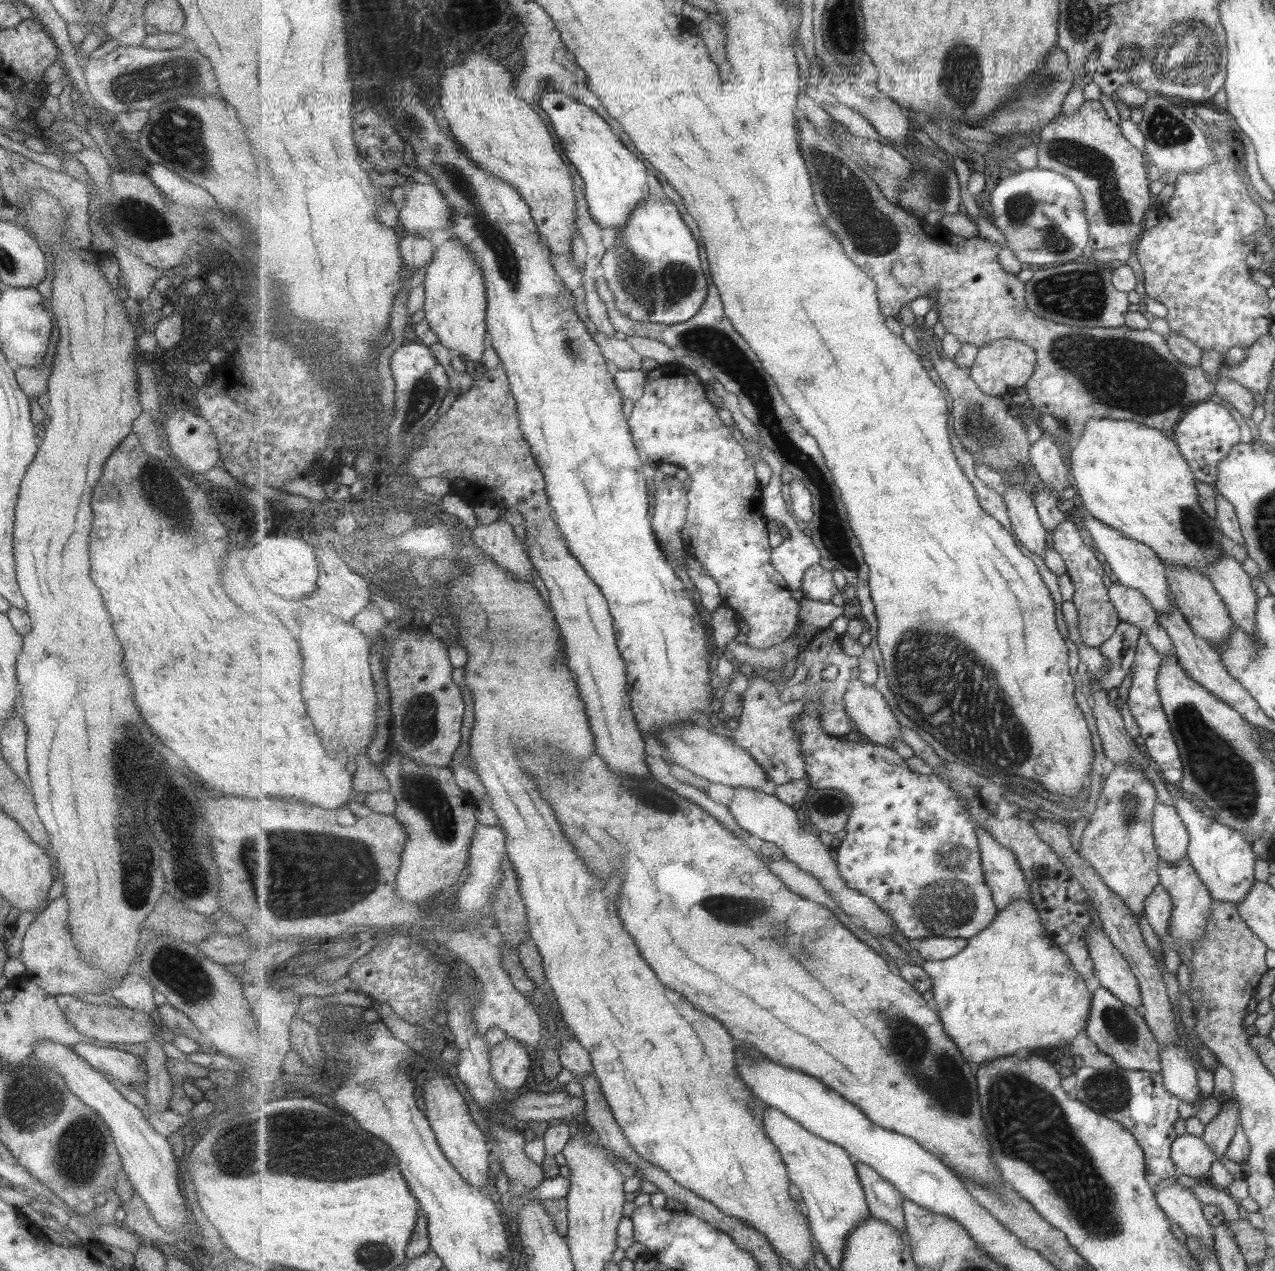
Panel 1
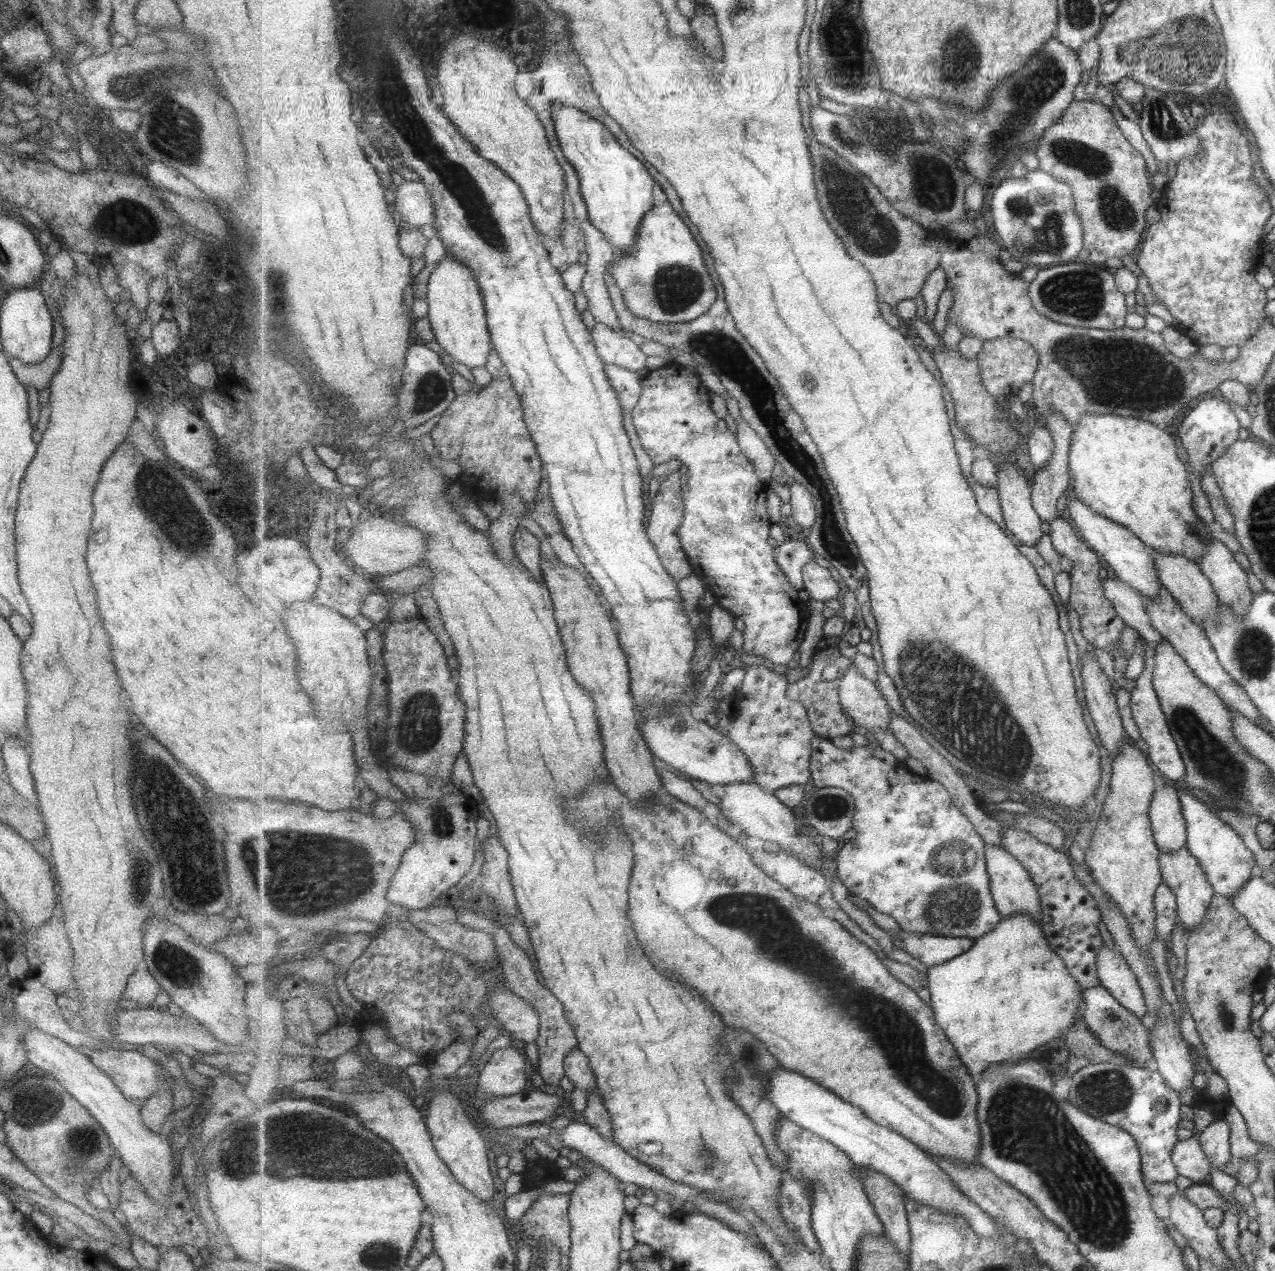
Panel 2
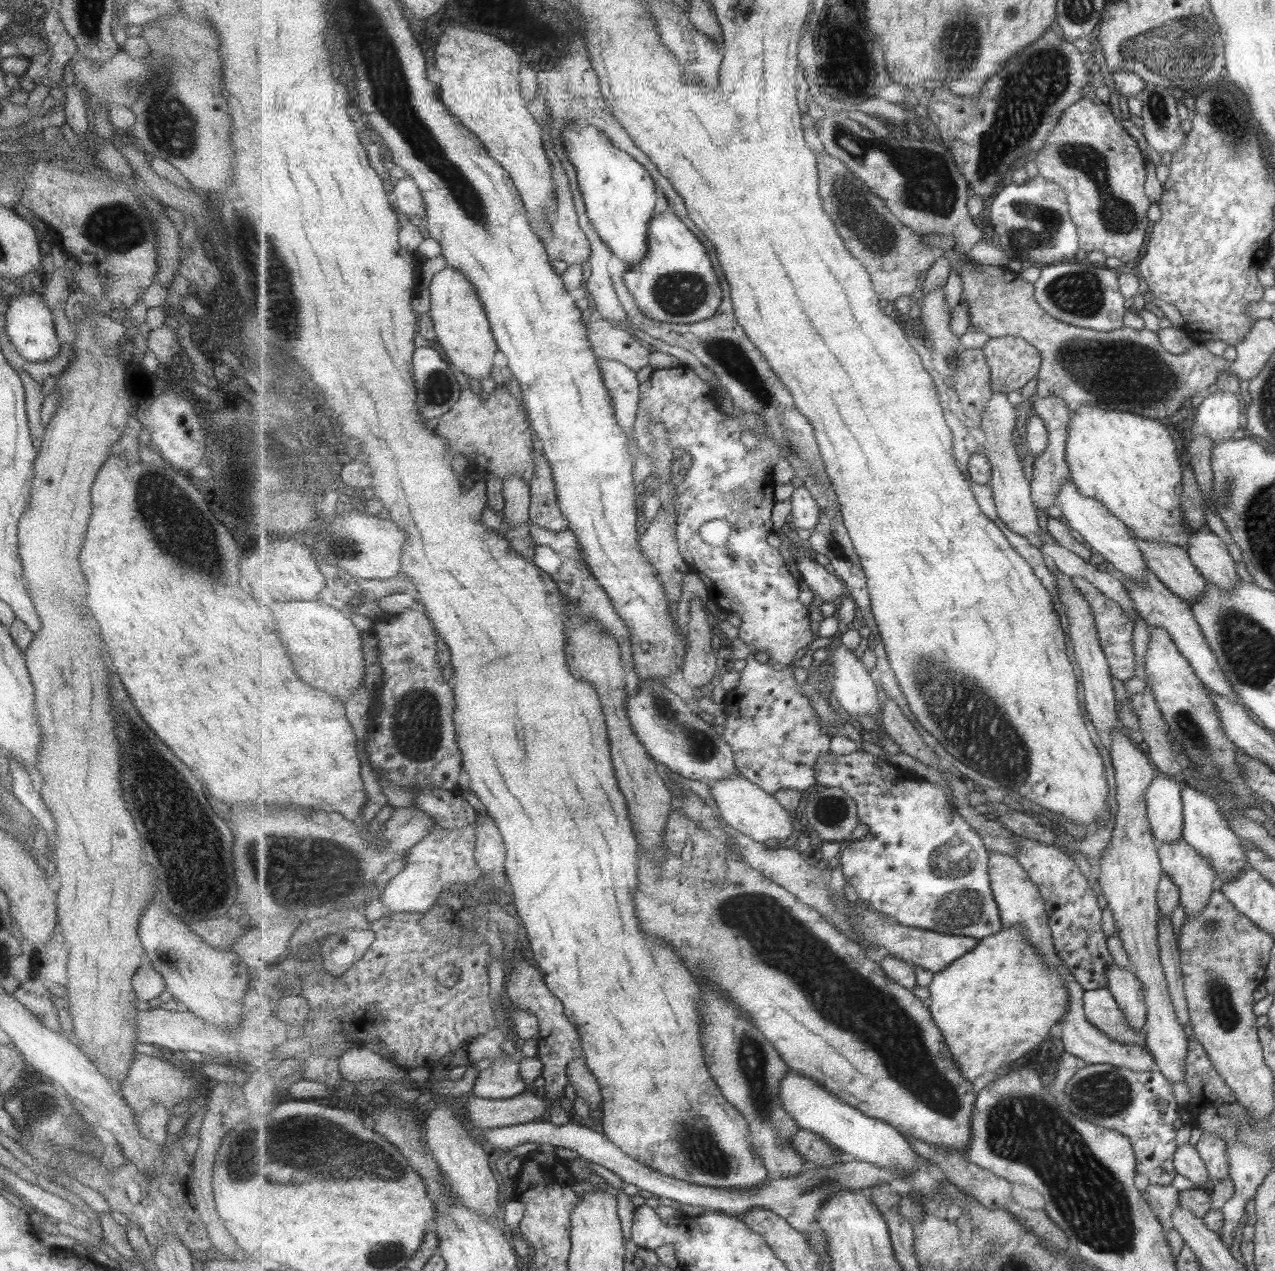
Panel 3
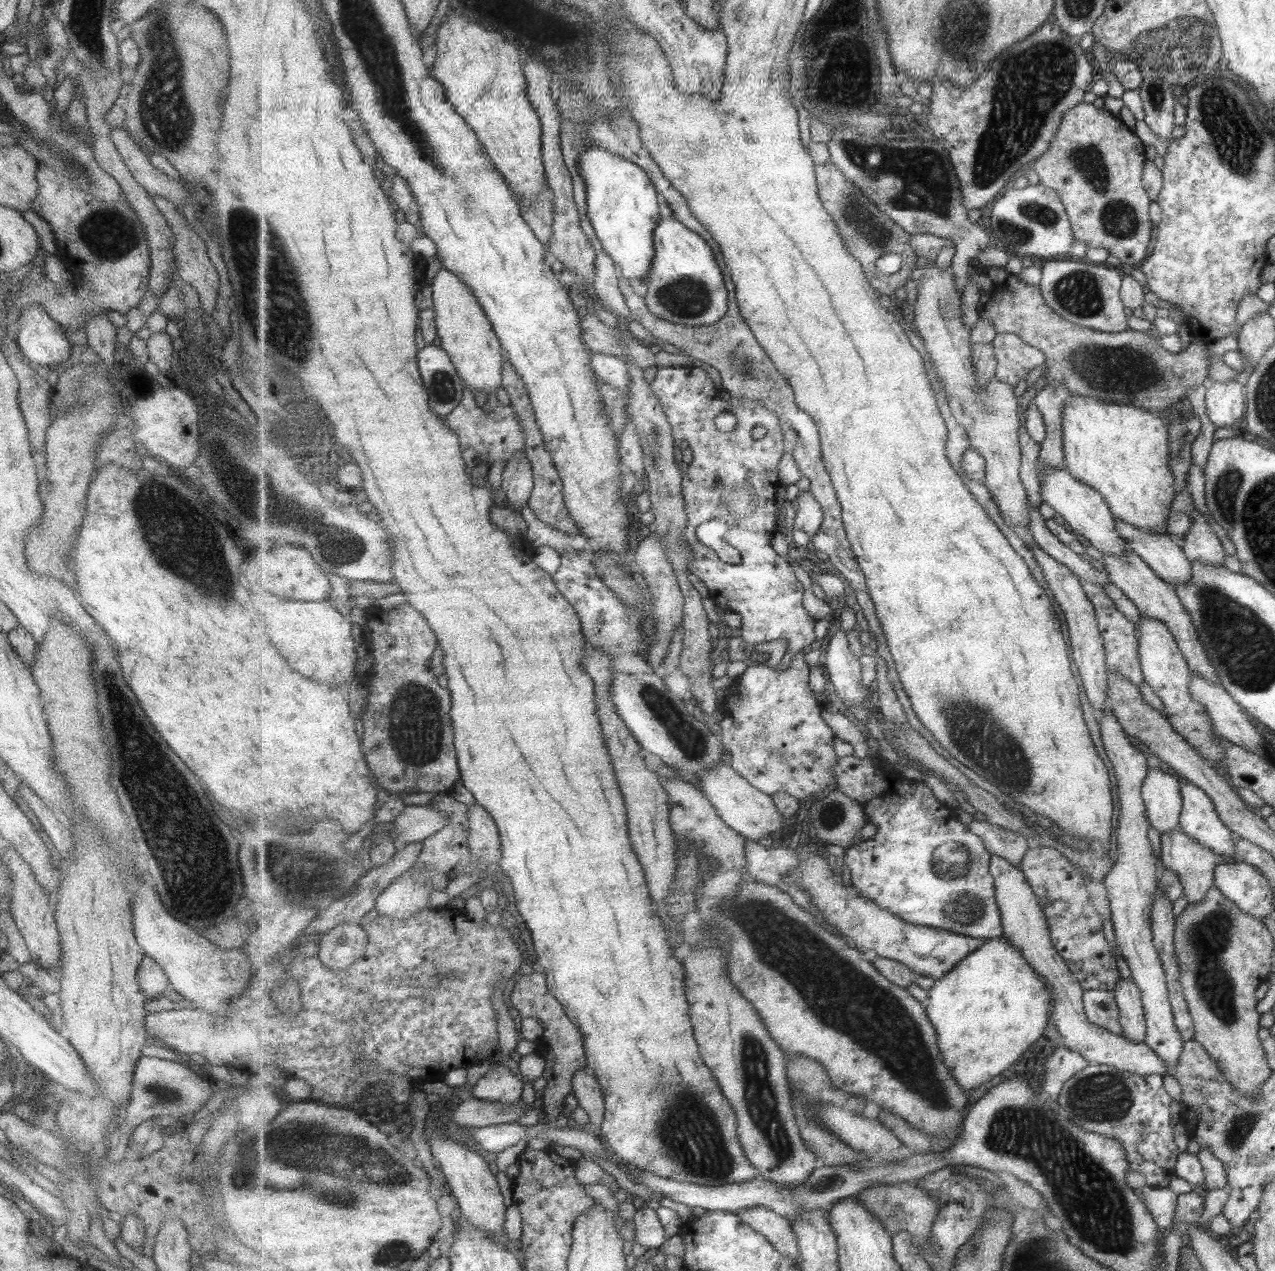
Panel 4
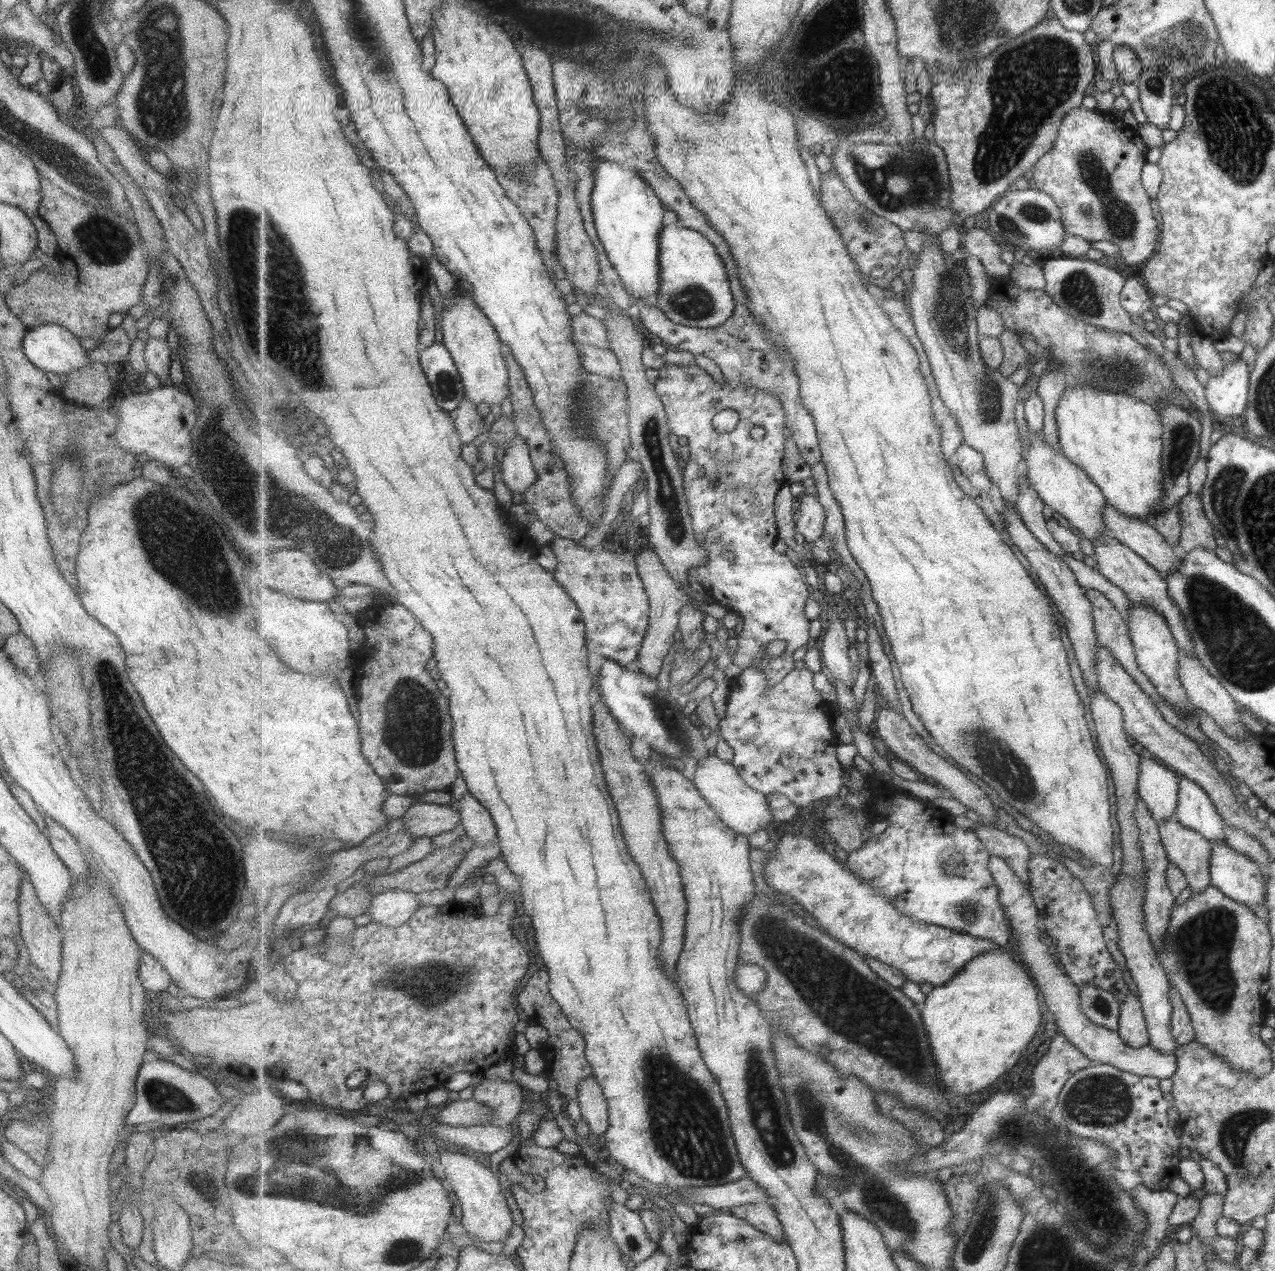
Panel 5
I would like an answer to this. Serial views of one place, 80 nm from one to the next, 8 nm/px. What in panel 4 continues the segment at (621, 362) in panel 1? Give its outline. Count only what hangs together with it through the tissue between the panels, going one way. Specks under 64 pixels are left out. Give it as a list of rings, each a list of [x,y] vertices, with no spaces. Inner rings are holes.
[[[597,314],[583,317],[581,326],[584,341],[593,354],[610,354],[624,361],[634,362],[643,369],[656,366],[657,358],[649,350],[648,343],[626,335],[629,333],[626,329],[603,324]]]

